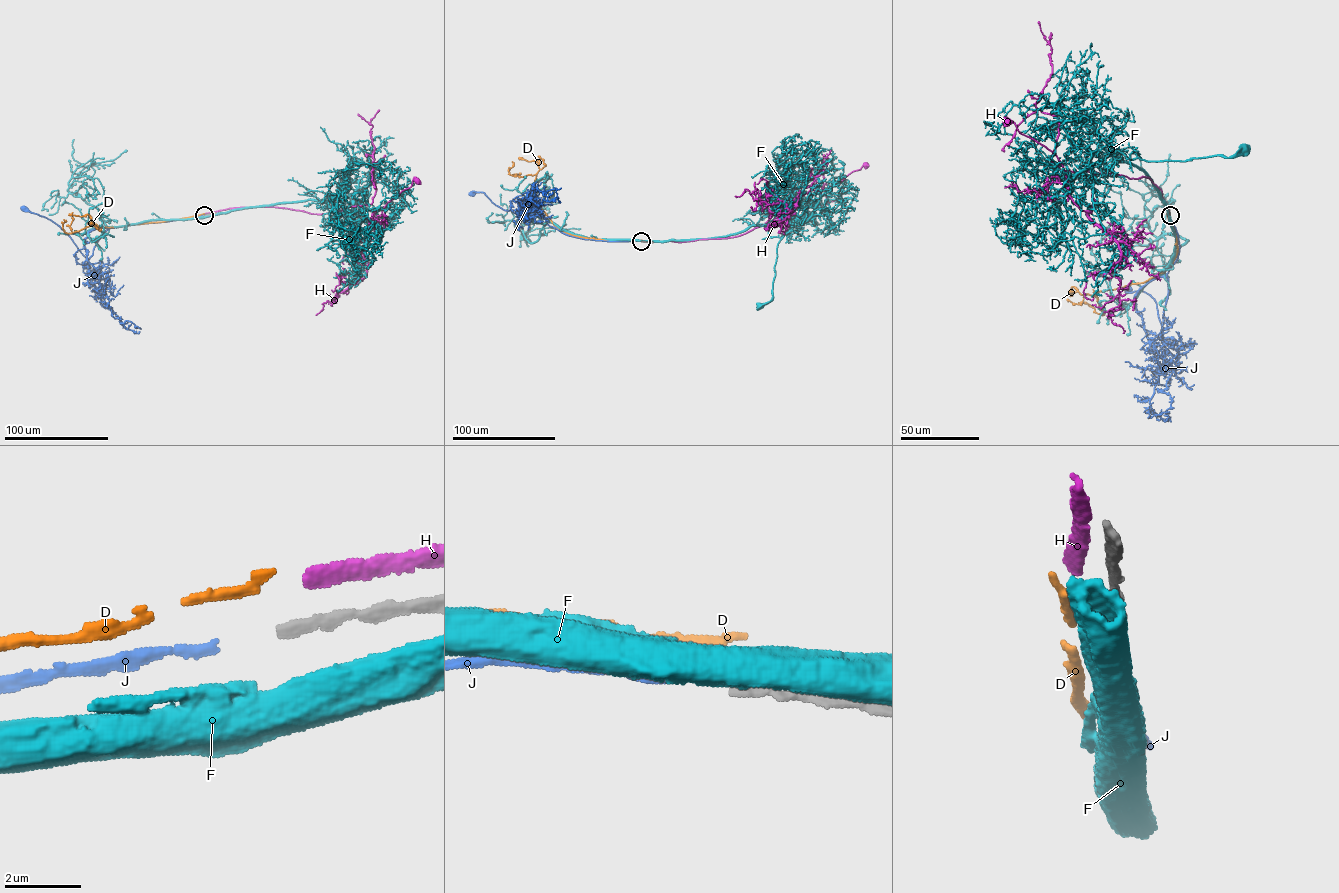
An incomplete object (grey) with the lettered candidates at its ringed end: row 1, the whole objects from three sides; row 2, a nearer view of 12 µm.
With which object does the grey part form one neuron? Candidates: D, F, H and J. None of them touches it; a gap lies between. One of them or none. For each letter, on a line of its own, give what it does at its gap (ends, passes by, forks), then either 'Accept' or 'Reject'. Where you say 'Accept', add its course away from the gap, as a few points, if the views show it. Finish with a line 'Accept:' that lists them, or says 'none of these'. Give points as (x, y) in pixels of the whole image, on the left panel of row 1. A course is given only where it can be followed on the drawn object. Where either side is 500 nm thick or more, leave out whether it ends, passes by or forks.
D: It ends there. Reject
F: Reject
H: It ends there. Reject
J: It ends there. Accept. Its course: (202, 215), (111, 228), (99, 239), (87, 260), (59, 226), (23, 207)
Accept: J

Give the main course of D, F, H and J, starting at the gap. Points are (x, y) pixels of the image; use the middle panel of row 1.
D: (641, 240), (584, 238), (558, 229), (535, 200), (532, 187), (535, 175), (510, 174), (512, 161)
F: (641, 240), (725, 236), (751, 225), (772, 227), (793, 217), (794, 226), (778, 243), (772, 298), (759, 306)
H: (642, 241), (685, 242), (740, 236), (764, 225), (784, 203), (799, 198), (812, 189), (829, 188), (866, 165)
J: (640, 241), (596, 240), (569, 236), (536, 221), (524, 210), (504, 210), (484, 193), (471, 193)

